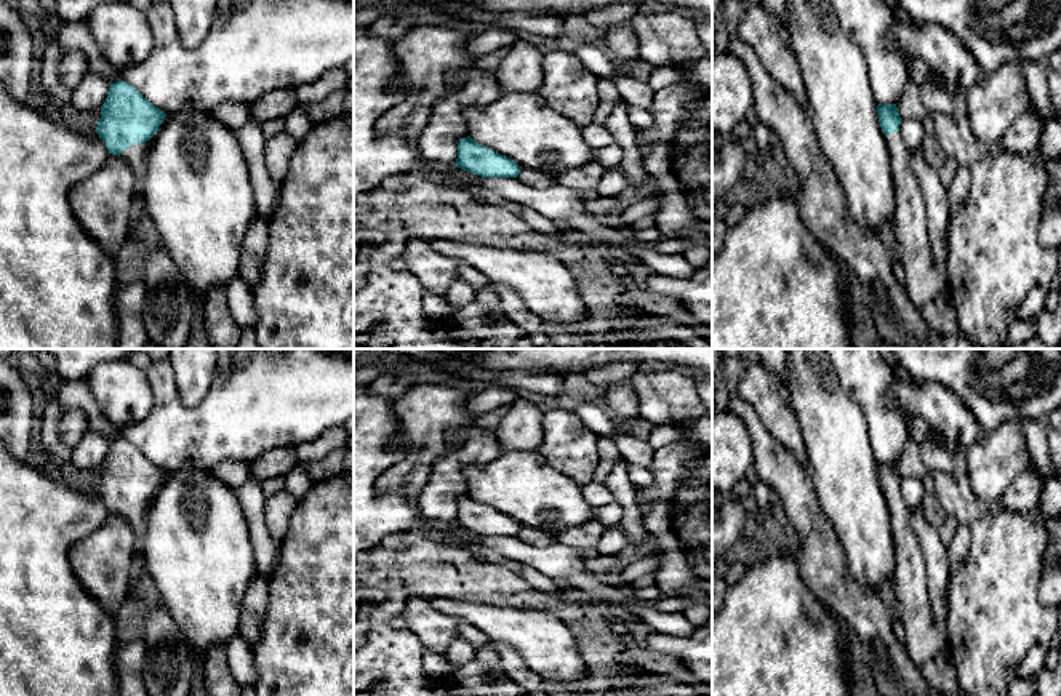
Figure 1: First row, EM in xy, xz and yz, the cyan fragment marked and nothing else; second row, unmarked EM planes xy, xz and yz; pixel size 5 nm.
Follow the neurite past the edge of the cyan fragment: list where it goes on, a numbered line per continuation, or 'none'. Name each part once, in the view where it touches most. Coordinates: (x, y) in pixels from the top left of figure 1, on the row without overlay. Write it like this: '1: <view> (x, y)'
1: xy (133, 514)

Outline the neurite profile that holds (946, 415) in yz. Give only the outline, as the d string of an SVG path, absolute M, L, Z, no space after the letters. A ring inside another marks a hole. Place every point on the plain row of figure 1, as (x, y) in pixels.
M893 379L885 394L888 410L906 421L922 418L933 435L947 445L967 448L981 435L981 427L960 397L936 382L907 384Z

